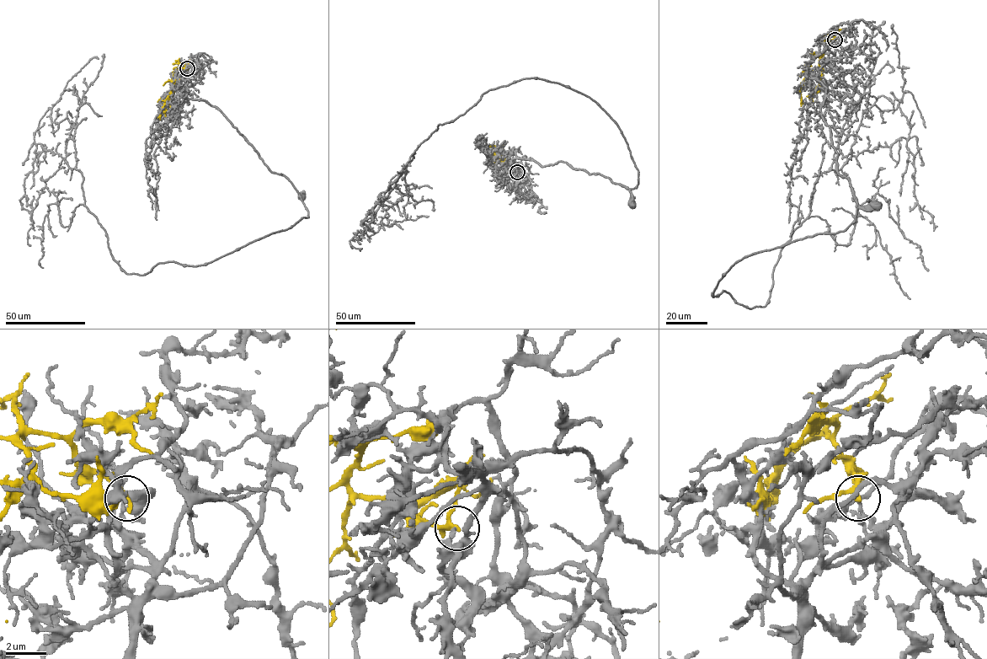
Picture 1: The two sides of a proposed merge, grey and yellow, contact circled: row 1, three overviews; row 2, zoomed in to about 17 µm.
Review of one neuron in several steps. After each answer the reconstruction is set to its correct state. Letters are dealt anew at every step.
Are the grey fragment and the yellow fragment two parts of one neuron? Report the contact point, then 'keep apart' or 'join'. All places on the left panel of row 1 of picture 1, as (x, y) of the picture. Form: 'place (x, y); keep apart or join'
place (187, 68); keep apart

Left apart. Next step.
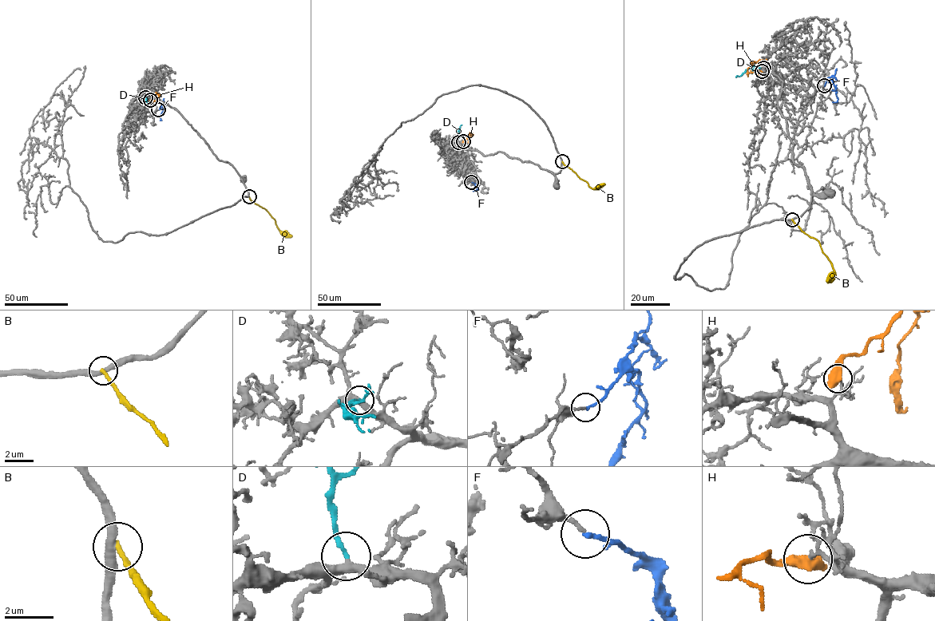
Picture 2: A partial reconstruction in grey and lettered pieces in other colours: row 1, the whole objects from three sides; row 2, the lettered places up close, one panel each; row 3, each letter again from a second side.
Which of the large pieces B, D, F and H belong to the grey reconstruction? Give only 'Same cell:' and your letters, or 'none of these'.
Same cell: D, F

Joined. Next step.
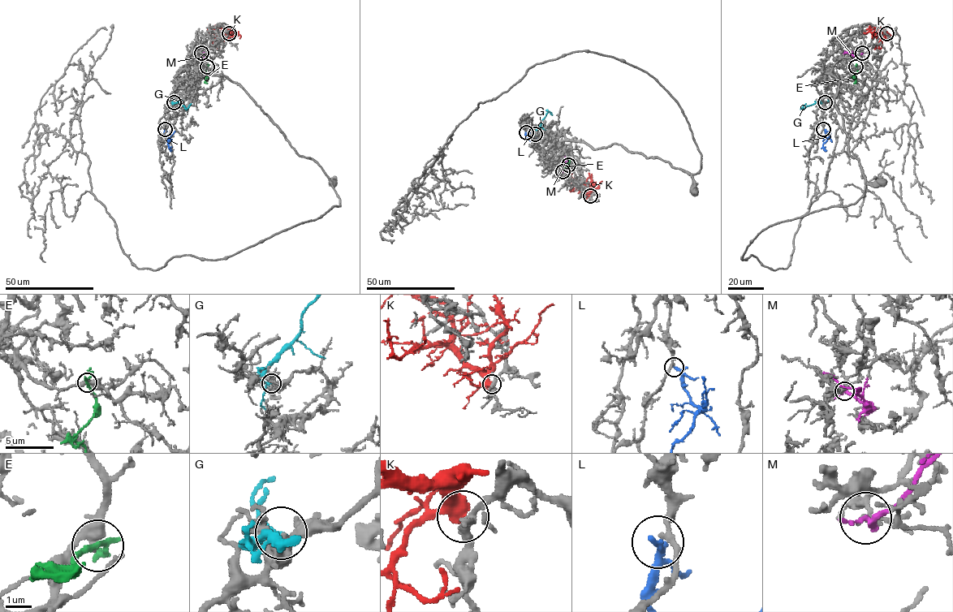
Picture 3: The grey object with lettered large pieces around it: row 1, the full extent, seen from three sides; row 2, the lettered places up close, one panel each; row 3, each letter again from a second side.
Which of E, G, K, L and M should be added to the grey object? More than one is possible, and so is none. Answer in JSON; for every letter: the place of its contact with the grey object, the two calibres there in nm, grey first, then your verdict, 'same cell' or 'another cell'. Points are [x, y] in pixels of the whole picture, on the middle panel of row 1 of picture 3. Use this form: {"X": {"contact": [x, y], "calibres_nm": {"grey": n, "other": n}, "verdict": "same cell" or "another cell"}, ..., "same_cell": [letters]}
{"E": {"contact": [568, 165], "calibres_nm": {"grey": 360, "other": 200}, "verdict": "another cell"}, "G": {"contact": [535, 134], "calibres_nm": {"grey": 320, "other": 170}, "verdict": "another cell"}, "K": {"contact": [590, 196], "calibres_nm": {"grey": 240, "other": 400}, "verdict": "another cell"}, "L": {"contact": [526, 132], "calibres_nm": {"grey": 180, "other": 180}, "verdict": "same cell"}, "M": {"contact": [562, 171], "calibres_nm": {"grey": 90, "other": 190}, "verdict": "another cell"}, "same_cell": ["L"]}

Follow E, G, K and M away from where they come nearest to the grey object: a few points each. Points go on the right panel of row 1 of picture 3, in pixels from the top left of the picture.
E: (855, 66), (857, 71), (854, 83)
G: (825, 102), (816, 102), (802, 108), (806, 103)
K: (886, 33), (880, 31), (881, 43), (875, 45), (876, 48)
M: (862, 53), (853, 56), (845, 52), (850, 49)

